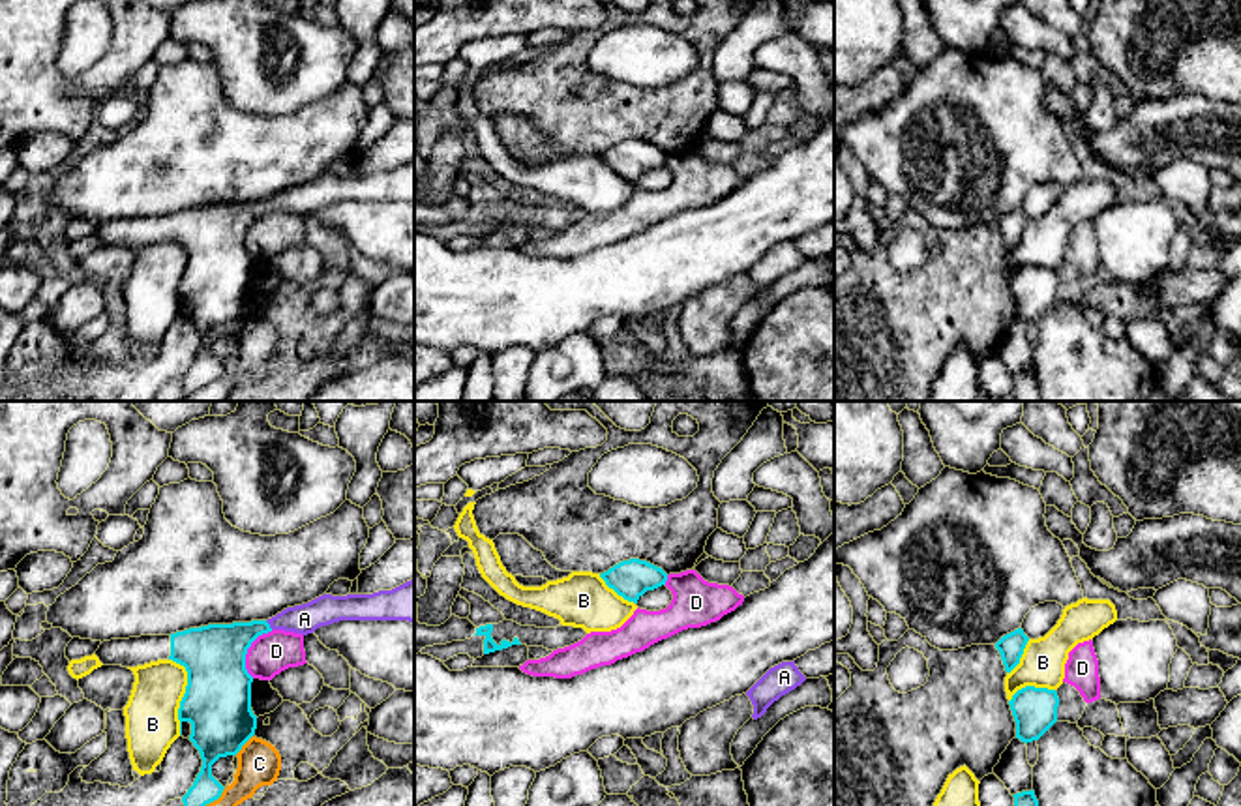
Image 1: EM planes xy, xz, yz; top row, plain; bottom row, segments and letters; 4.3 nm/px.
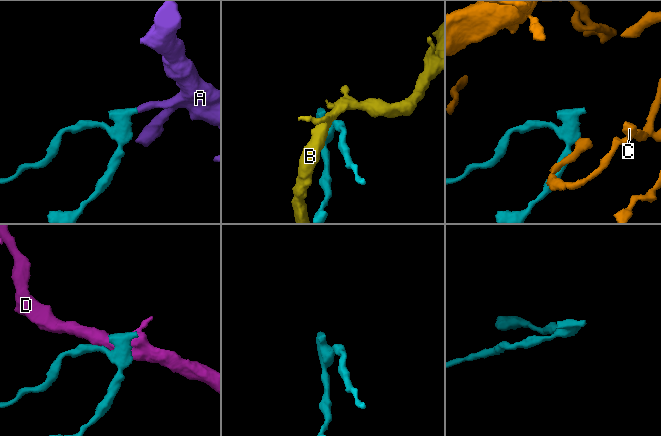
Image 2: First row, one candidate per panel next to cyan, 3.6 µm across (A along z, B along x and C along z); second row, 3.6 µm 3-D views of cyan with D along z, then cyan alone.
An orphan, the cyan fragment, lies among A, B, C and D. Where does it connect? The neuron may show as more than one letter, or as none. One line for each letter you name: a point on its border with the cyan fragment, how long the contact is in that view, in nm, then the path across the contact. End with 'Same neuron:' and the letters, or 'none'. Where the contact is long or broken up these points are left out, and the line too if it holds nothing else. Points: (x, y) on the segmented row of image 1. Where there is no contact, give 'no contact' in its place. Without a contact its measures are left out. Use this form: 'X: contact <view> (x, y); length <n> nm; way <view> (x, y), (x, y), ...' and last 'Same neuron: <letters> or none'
A: contact xy (269, 625); length 50 nm; way xy (218, 653), (239, 636), (269, 625), (304, 619)
Same neuron: A

